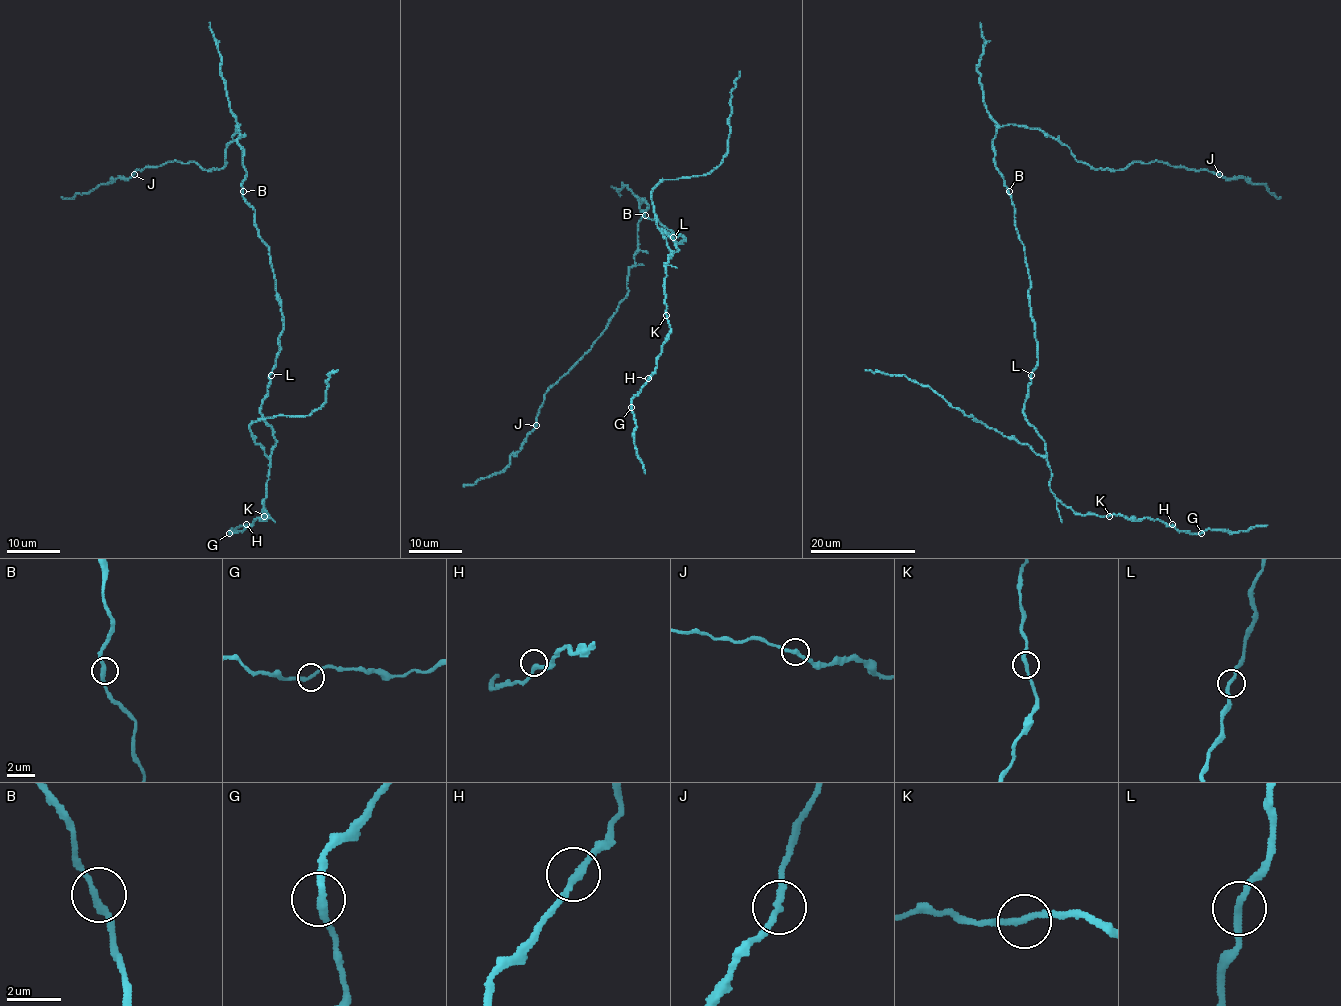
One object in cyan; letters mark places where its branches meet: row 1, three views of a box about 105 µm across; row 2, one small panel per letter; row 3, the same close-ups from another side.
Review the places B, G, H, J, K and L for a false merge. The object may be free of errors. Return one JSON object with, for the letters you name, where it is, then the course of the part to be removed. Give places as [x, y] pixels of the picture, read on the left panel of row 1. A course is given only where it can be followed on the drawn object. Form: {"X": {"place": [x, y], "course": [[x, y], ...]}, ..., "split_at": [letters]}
{"split_at": []}

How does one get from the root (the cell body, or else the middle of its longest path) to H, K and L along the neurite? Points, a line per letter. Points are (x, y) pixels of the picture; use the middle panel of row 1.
H: (670, 229), (685, 240), (678, 244), (662, 229), (678, 250), (666, 264), (670, 332), (648, 378)
K: (670, 229), (685, 240), (678, 244), (662, 229), (678, 250), (669, 256), (666, 264), (666, 315)
L: (670, 229), (685, 240), (678, 244), (673, 237)

